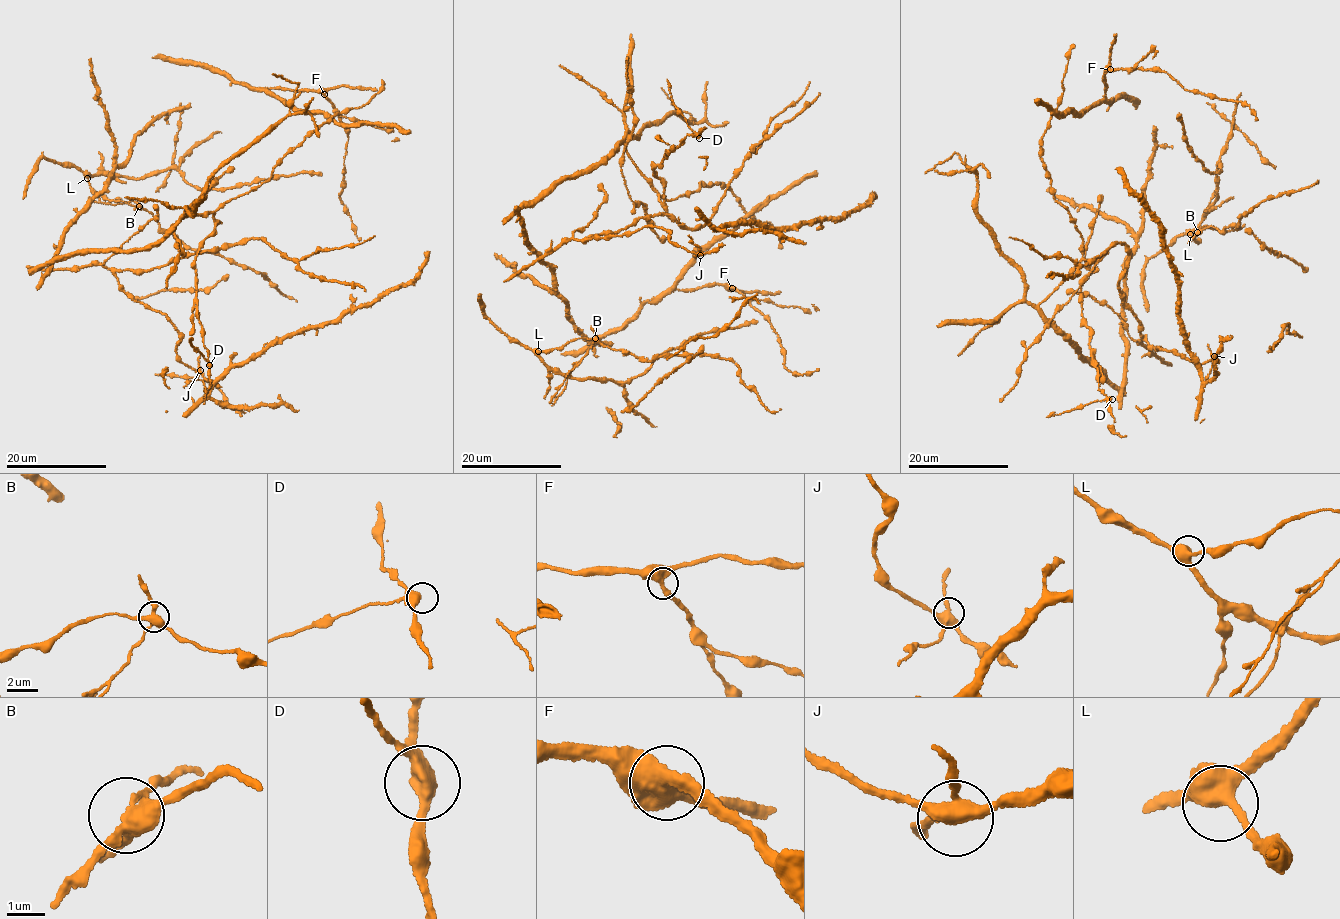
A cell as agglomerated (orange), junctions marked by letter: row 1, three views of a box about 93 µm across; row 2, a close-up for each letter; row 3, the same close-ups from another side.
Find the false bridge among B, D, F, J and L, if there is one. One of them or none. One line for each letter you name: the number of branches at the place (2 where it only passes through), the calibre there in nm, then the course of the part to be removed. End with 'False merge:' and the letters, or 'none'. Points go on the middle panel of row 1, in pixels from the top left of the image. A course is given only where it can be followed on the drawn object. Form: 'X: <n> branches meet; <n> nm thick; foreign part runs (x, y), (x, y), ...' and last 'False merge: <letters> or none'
B: 4 branches meet; 380 nm thick
False merge: B

